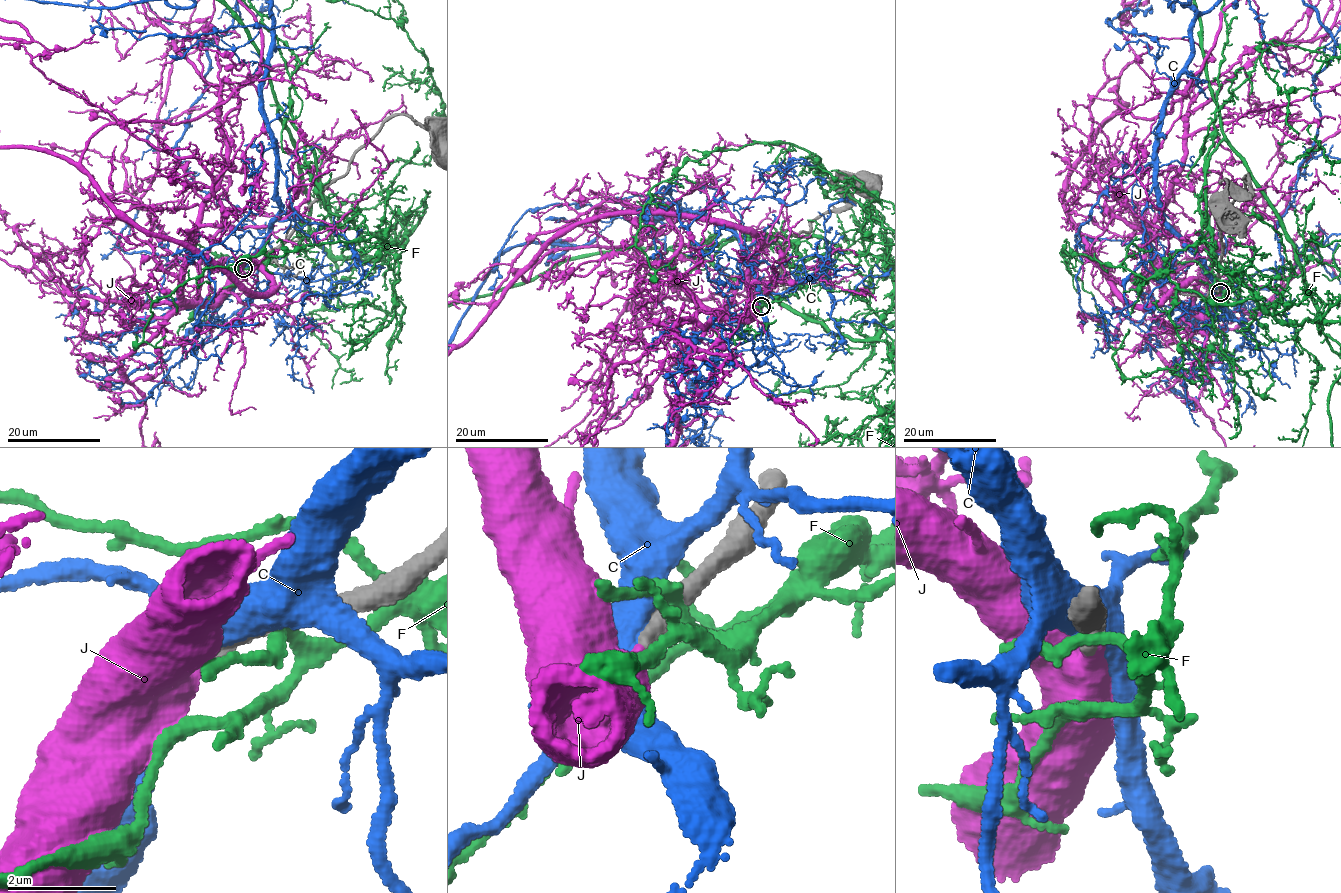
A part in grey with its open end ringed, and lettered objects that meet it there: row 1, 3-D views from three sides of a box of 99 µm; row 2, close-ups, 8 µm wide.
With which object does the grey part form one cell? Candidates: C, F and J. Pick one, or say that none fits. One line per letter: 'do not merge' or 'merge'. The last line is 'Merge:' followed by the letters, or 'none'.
C: do not merge
F: do not merge
J: merge
Merge: J

